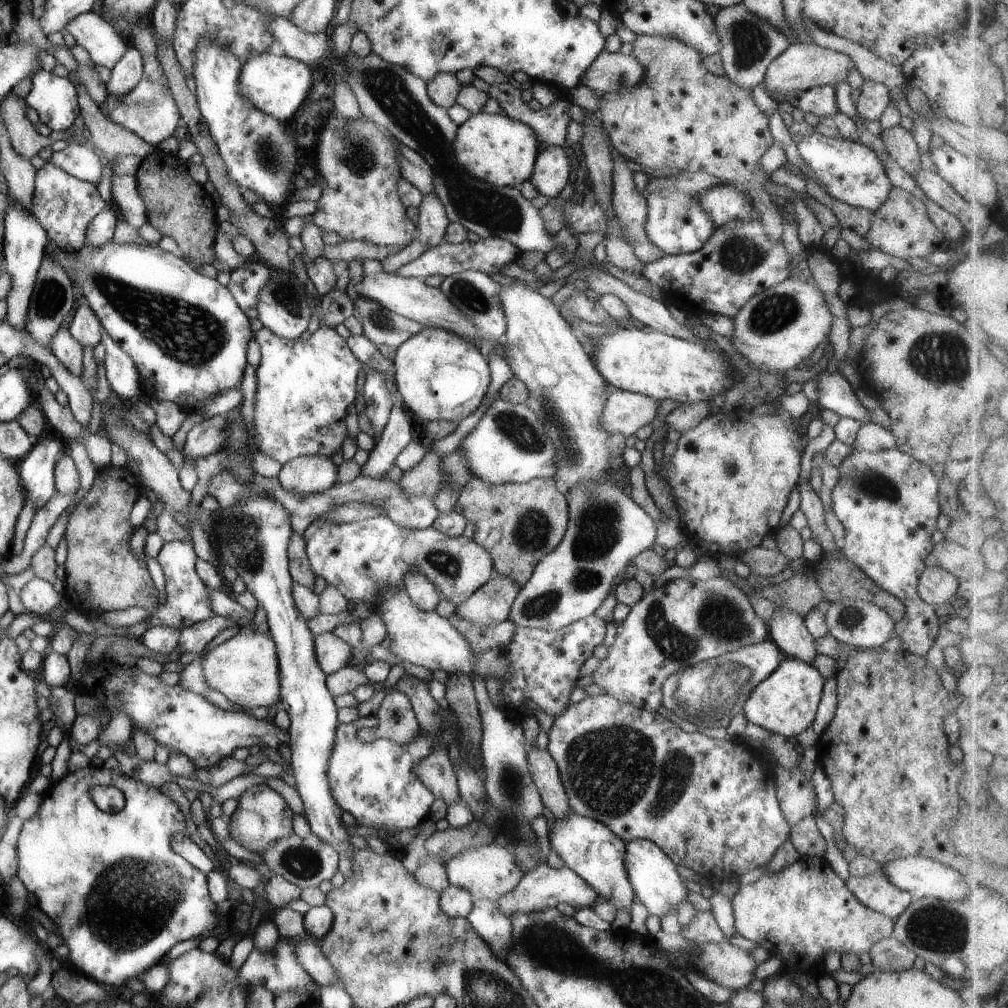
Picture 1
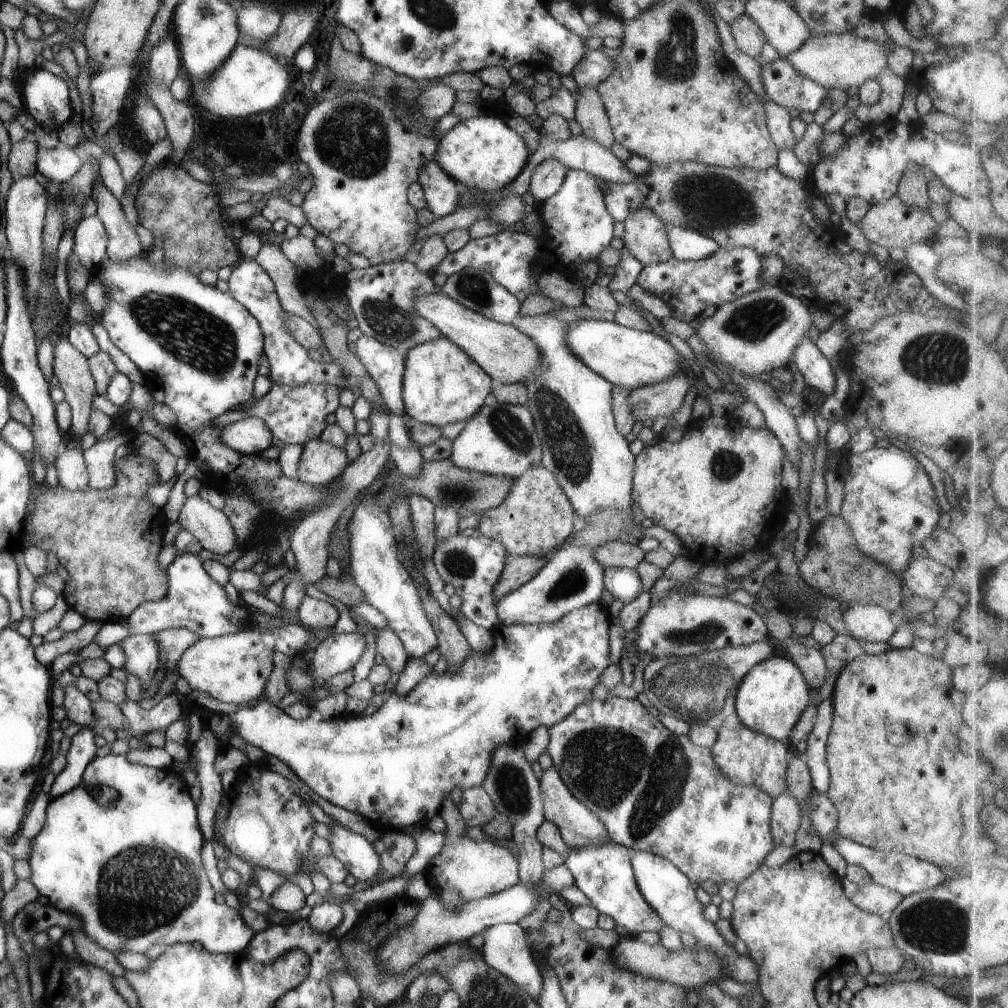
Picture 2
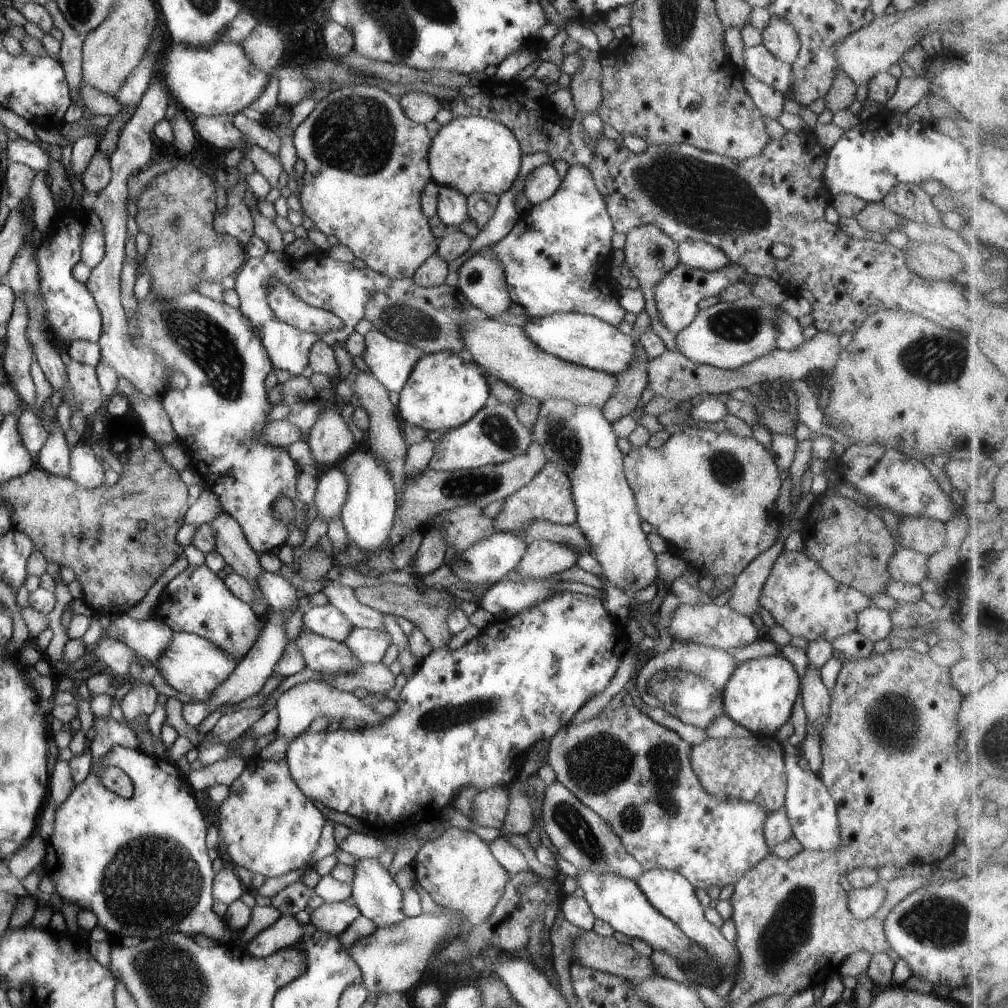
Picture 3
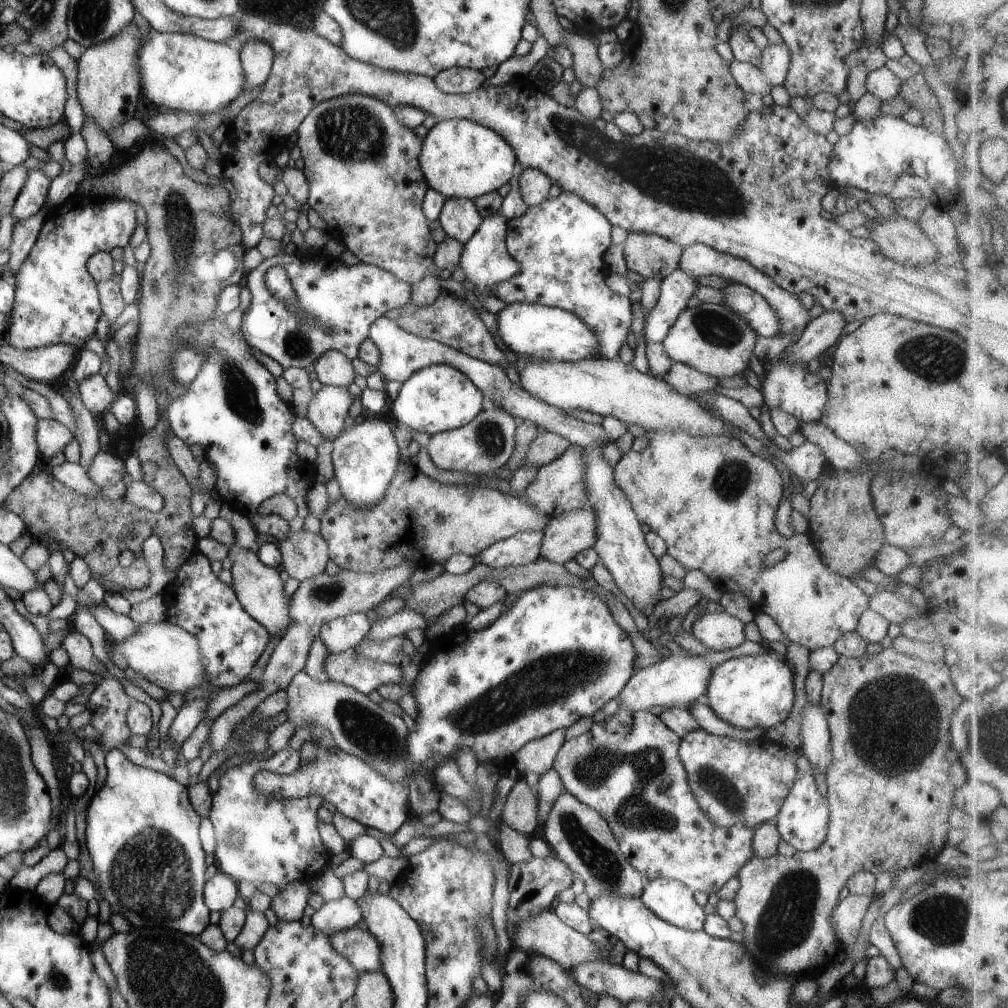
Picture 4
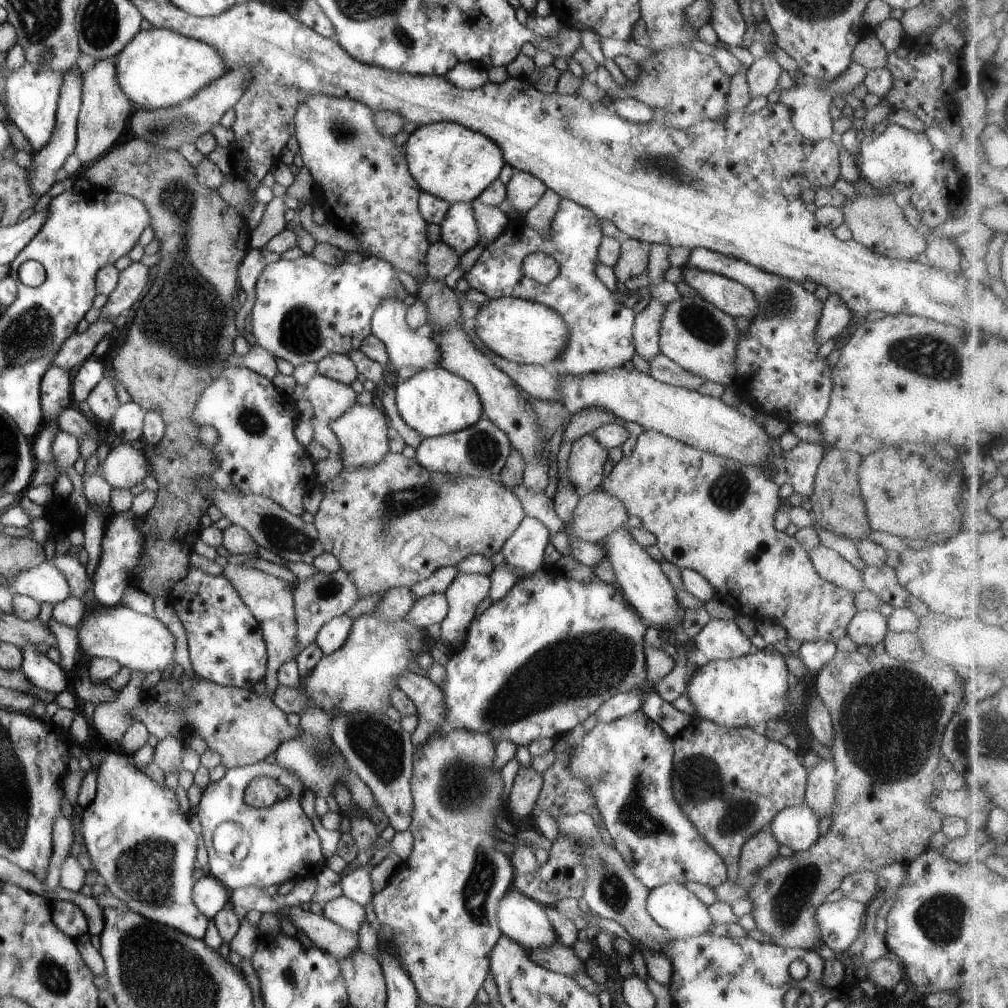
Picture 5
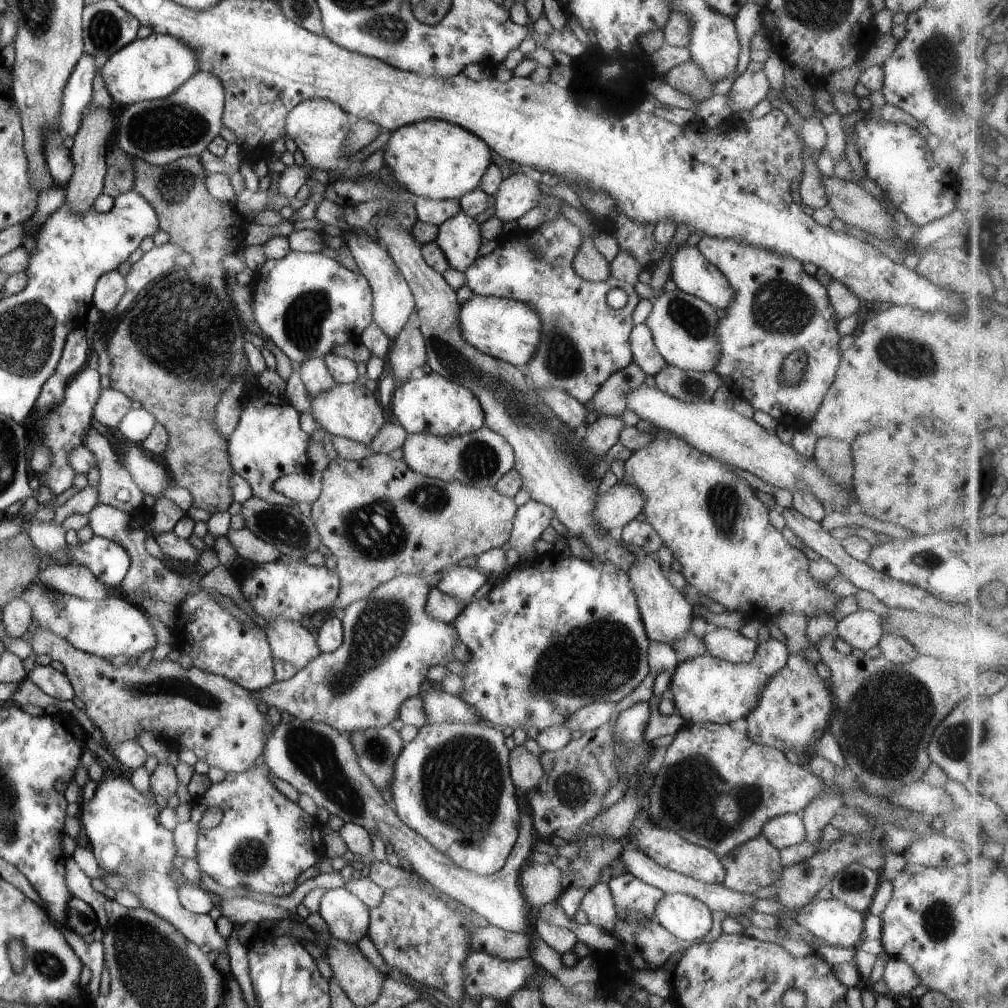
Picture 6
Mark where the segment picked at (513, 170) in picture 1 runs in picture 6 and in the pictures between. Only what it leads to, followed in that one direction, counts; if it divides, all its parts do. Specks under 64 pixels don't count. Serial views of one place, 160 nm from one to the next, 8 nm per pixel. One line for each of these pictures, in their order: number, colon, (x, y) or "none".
2: (482, 152)
3: (470, 154)
4: (462, 159)
5: (451, 162)
6: (434, 159)

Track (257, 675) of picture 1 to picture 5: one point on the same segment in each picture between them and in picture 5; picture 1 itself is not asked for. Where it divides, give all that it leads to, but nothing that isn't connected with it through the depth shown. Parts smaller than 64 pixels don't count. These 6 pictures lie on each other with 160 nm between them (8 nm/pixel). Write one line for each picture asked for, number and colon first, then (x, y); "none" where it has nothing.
2: (234, 668)
3: (192, 665)
4: (165, 654)
5: (139, 642)

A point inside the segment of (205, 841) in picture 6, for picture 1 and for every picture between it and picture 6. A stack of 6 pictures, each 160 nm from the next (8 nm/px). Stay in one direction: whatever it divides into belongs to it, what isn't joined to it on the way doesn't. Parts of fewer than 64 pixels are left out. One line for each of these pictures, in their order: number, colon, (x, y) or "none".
1: (262, 816)
2: (268, 825)
3: (268, 826)
4: (259, 838)
5: (279, 843)

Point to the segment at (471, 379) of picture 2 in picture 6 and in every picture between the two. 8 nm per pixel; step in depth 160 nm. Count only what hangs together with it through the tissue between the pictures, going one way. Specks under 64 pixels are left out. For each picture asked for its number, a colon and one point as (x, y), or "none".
3: (444, 390)
4: (436, 399)
5: (434, 402)
6: (431, 404)

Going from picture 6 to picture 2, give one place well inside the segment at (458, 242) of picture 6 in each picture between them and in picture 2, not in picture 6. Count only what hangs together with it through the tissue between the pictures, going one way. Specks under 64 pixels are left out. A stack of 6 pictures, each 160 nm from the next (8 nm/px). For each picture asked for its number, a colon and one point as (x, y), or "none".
2: (442, 193)
3: (452, 208)
4: (459, 218)
5: (459, 230)

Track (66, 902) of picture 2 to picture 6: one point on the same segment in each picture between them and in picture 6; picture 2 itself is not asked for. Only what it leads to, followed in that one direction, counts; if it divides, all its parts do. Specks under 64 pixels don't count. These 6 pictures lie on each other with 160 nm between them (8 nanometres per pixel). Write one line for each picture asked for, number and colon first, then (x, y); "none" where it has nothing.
3: (157, 836)
4: (142, 835)
5: (137, 840)
6: (122, 826)

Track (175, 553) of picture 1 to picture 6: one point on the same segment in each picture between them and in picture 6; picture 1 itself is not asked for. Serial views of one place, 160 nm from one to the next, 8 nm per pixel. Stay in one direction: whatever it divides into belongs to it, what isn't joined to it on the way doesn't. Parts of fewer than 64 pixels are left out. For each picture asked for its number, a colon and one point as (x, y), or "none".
2: (194, 600)
3: (197, 601)
4: (230, 640)
5: (225, 645)
6: (219, 644)

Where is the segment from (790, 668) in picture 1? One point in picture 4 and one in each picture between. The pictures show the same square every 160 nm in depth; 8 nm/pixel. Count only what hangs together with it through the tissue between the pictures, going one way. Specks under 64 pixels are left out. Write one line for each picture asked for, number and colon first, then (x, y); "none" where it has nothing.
2: (771, 697)
3: (759, 695)
4: (750, 691)

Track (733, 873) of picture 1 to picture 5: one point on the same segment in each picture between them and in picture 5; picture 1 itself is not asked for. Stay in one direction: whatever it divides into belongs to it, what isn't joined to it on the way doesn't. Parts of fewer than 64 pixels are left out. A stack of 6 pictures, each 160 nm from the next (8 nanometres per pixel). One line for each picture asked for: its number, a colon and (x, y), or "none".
2: (655, 791)
3: (635, 773)
4: (627, 767)
5: (628, 763)

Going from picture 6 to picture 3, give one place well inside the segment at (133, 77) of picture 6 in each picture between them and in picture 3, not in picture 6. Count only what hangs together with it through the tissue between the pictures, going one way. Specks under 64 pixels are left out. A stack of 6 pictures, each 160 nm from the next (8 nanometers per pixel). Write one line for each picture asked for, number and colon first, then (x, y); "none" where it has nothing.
3: (218, 79)
4: (180, 72)
5: (158, 68)

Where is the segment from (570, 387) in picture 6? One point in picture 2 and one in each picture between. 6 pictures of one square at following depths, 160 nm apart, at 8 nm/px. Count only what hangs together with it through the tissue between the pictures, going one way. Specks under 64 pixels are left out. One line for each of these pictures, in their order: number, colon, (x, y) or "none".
2: (579, 226)
3: (557, 258)
4: (559, 244)
5: (601, 329)

